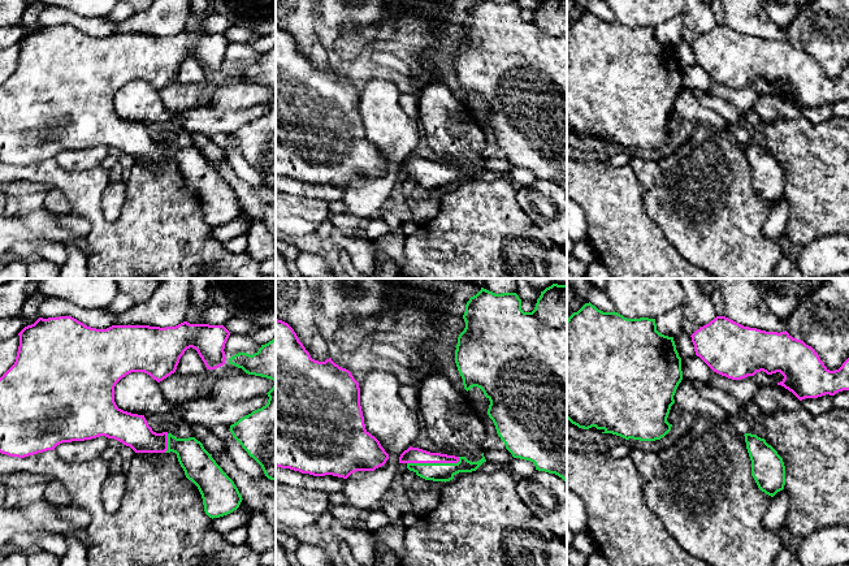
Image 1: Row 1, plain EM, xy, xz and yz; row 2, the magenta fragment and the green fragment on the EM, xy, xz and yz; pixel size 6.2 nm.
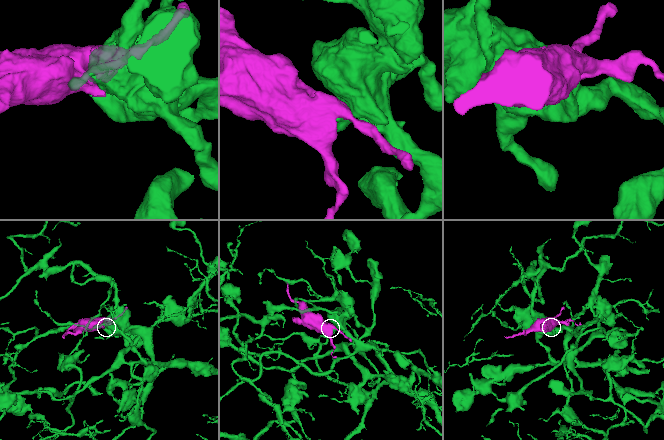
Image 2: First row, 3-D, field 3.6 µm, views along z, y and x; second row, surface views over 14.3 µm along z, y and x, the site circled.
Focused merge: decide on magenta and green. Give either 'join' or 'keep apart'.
join

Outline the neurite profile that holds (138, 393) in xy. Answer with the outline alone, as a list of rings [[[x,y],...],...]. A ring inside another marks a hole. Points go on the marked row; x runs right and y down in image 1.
[[[144,372],[122,377],[114,386],[114,402],[118,409],[131,414],[166,412],[182,419],[176,406],[164,398],[159,383]]]

